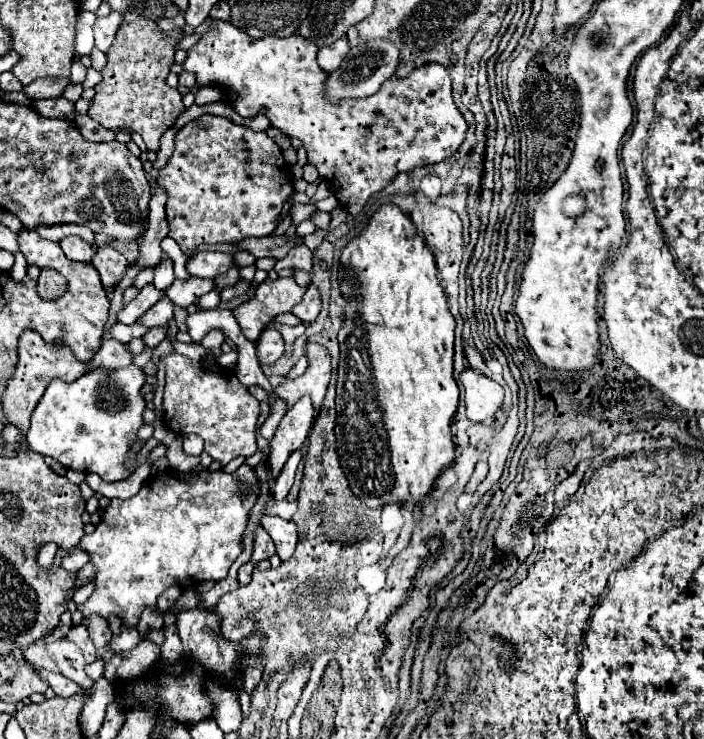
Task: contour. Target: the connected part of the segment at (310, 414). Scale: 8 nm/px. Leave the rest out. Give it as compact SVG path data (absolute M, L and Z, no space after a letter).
M307 395L299 399L285 413L269 445L269 465L271 465L273 475L279 475L287 457L299 447L303 447L303 443L307 441L309 429L313 425L313 417L315 417L315 409L313 409L311 399L307 399Z

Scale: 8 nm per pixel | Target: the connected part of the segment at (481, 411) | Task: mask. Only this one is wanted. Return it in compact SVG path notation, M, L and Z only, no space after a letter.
M465 369L459 381L465 389L463 401L467 407L467 417L473 423L483 423L491 419L503 403L503 387L473 369Z

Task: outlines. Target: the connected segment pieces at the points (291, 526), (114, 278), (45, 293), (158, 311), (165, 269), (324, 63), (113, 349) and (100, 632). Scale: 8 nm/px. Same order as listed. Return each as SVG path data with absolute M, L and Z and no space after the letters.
M263 515L261 525L271 535L281 561L287 561L293 555L297 539L299 539L297 525L293 521L287 521L287 519L281 519L275 515Z
M101 247L101 249L97 249L97 253L95 253L91 265L93 265L93 267L97 269L97 273L101 275L101 283L103 283L105 289L107 289L107 287L117 287L119 281L121 281L123 275L125 275L127 267L129 267L127 259L125 259L121 253L117 253L115 249L111 249L111 247Z
M43 267L41 275L37 279L37 291L43 301L51 301L51 299L57 299L59 295L63 295L63 291L67 291L67 281L61 275L57 275L57 271Z
M163 297L163 299L159 299L159 303L155 305L155 307L151 307L141 319L139 319L139 323L143 323L145 327L149 327L149 329L153 329L153 327L167 327L167 323L169 323L169 319L173 317L173 303L171 303L171 299L167 299L167 297Z
M167 259L167 261L161 261L157 267L155 267L155 279L153 279L153 285L159 289L159 291L167 291L167 287L171 287L175 279L175 273L173 273L173 261Z
M341 37L341 39L337 39L335 43L331 43L331 45L327 45L327 47L321 47L321 49L319 49L319 57L317 57L319 67L321 67L323 71L327 71L327 73L339 69L341 61L347 57L349 49L351 49L351 47L349 47L347 37Z
M105 335L101 349L97 351L97 355L89 361L89 367L107 367L107 369L119 369L119 367L127 367L133 363L133 353L129 349L129 345Z
M93 615L91 619L85 619L85 625L87 625L89 635L91 635L97 649L103 649L111 641L113 634L105 619L99 619L97 615Z

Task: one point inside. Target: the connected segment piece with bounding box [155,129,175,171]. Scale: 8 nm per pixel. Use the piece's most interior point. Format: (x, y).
(166, 149)

